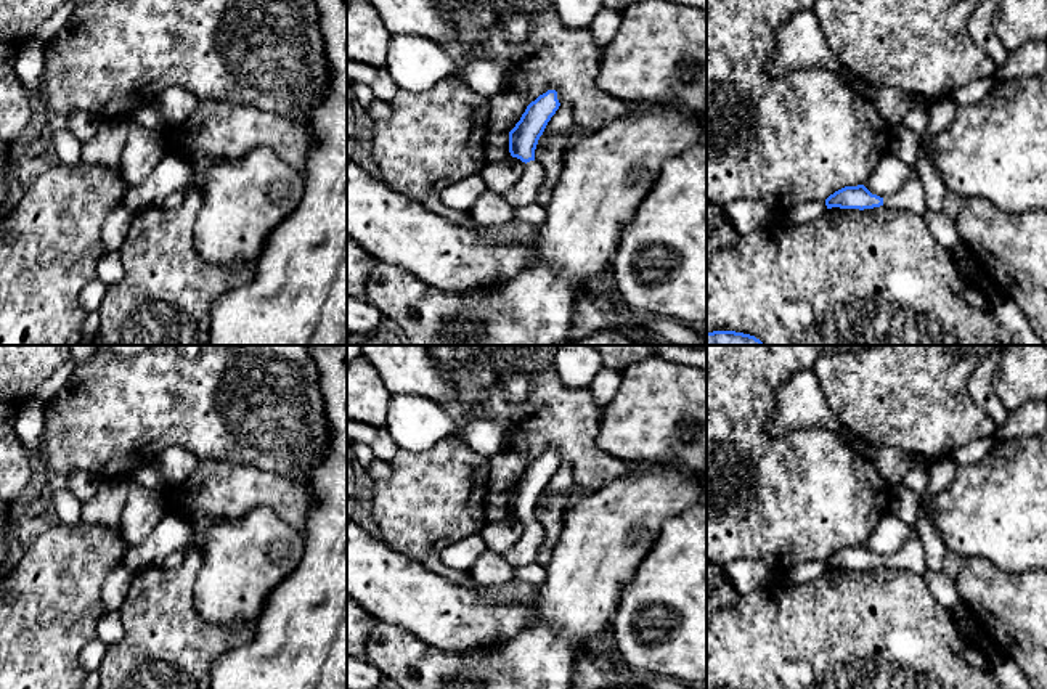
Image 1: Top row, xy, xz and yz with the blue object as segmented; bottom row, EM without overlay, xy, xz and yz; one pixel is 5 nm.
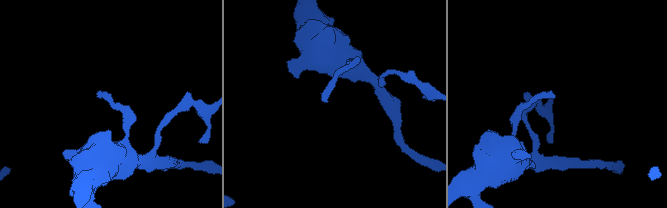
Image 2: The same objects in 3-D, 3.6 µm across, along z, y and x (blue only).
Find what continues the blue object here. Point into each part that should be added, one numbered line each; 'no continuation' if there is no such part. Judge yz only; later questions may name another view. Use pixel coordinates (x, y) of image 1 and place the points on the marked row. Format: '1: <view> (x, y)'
1: yz (903, 143)

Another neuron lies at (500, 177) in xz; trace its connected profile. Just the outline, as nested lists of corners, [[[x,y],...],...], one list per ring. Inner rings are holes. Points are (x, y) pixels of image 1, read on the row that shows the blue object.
[[[509,156],[503,162],[487,164],[480,173],[488,190],[498,194],[504,194],[520,180],[524,170],[525,162]]]

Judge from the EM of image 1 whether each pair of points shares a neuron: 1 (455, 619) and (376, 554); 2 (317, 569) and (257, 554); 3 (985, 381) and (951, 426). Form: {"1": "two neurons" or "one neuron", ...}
{"1": "one neuron", "2": "two neurons", "3": "two neurons"}

